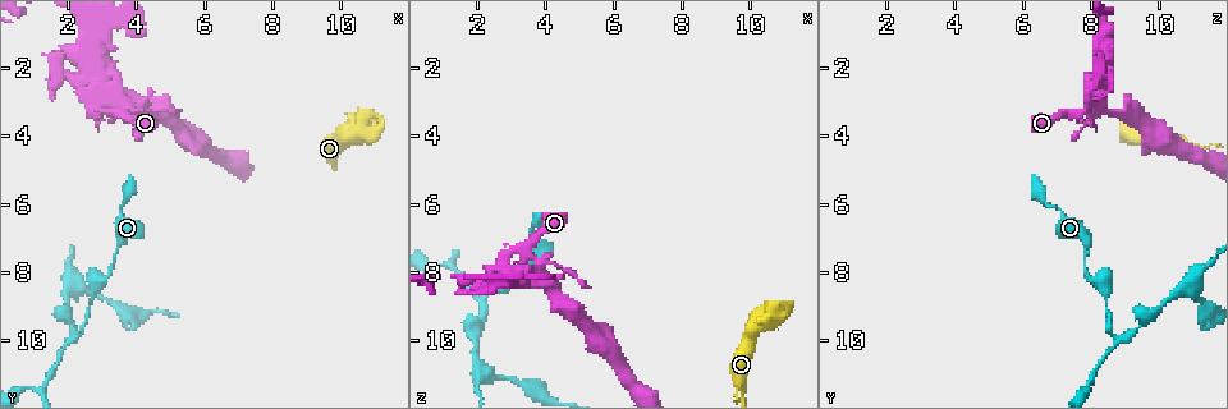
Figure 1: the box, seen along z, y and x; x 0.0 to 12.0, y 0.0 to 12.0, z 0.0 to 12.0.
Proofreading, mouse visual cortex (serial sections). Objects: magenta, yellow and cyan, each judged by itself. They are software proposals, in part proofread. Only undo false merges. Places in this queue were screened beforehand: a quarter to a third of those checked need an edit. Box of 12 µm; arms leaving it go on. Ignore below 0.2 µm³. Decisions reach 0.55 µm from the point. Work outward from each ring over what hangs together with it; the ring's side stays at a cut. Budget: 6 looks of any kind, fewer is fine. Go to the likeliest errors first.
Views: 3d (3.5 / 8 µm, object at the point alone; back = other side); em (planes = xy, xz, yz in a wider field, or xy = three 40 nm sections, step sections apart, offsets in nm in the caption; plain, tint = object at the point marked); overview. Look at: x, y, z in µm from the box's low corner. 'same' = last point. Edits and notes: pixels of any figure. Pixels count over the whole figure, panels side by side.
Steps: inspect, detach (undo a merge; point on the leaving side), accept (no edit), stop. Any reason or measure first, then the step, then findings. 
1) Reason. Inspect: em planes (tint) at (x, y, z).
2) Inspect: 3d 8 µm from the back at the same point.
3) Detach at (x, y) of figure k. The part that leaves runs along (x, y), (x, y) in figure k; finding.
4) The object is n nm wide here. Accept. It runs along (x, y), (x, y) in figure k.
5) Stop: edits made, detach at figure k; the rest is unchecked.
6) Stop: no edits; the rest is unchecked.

Inspect: 3d 3.5 µm at (3.8, 3.3, 8.0).

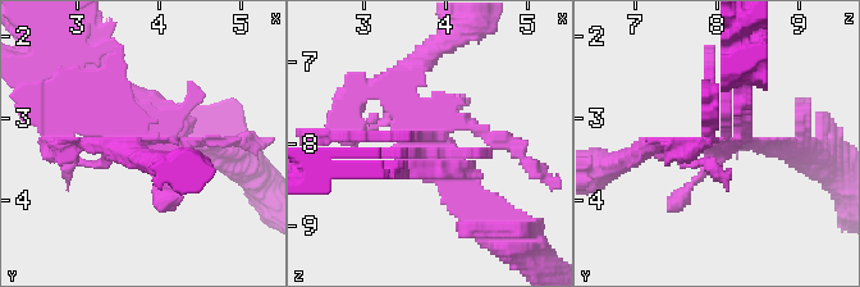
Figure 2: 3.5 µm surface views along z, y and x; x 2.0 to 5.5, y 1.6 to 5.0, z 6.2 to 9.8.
Now the EM. Inspect: em xy step 5 (tint) at (3.85, 3.30, 7.95).

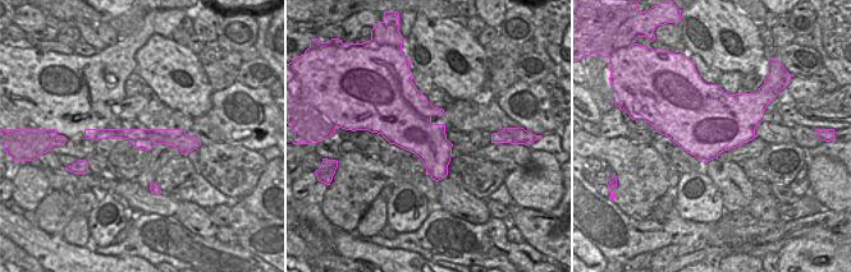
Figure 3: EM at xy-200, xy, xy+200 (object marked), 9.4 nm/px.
Inspect: em xy step 3 (tint) at the same point.

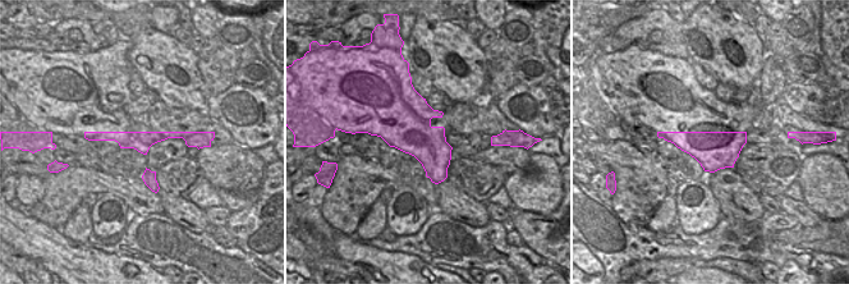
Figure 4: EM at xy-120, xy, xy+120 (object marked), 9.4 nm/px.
Accept. It runs along (88, 134), (184, 134), (196, 143) in figure 4; all the same cell.

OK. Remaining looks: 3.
Sharp bend. Inspect: 3d 3.5 µm at (2.2, 9.8, 8.8).

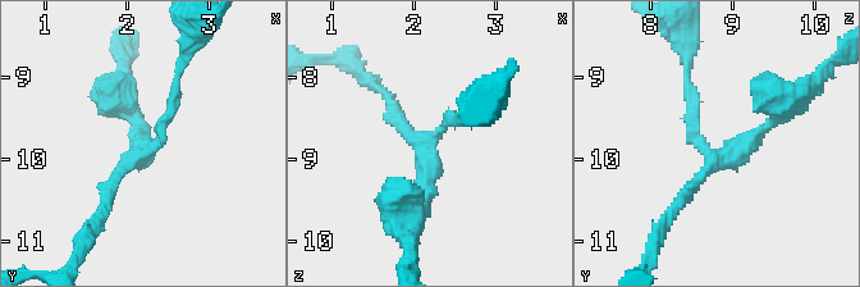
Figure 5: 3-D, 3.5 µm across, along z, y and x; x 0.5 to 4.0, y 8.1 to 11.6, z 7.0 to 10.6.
3 arms meet here; the arms are 150, 150, 150 nm wide; shape alone is not enough. Inspect: em xy step 2 (tint) at (2.15, 9.95, 8.80).

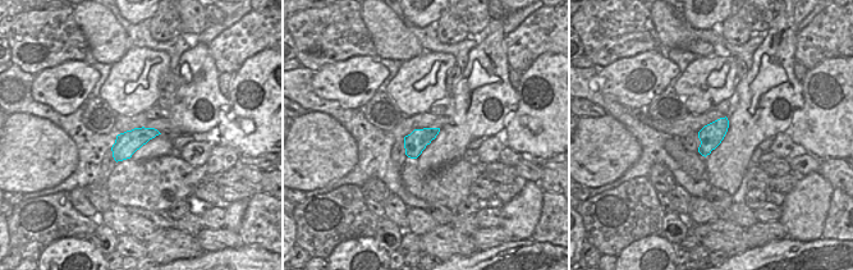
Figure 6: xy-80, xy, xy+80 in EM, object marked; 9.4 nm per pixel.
Another direction. Inspect: em planes (tint) at the same point.

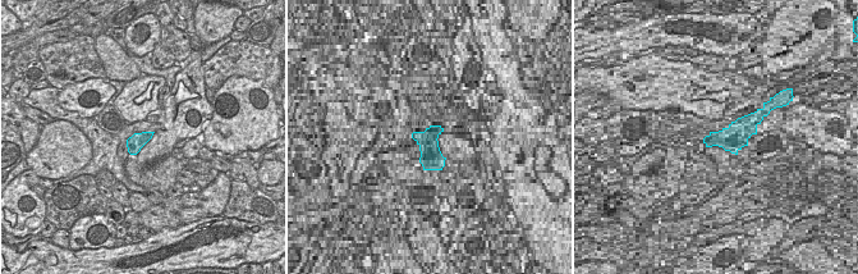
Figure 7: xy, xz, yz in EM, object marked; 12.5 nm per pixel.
Accept. One cell here.

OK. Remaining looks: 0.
Stop: no edits; the rest is unchecked.

